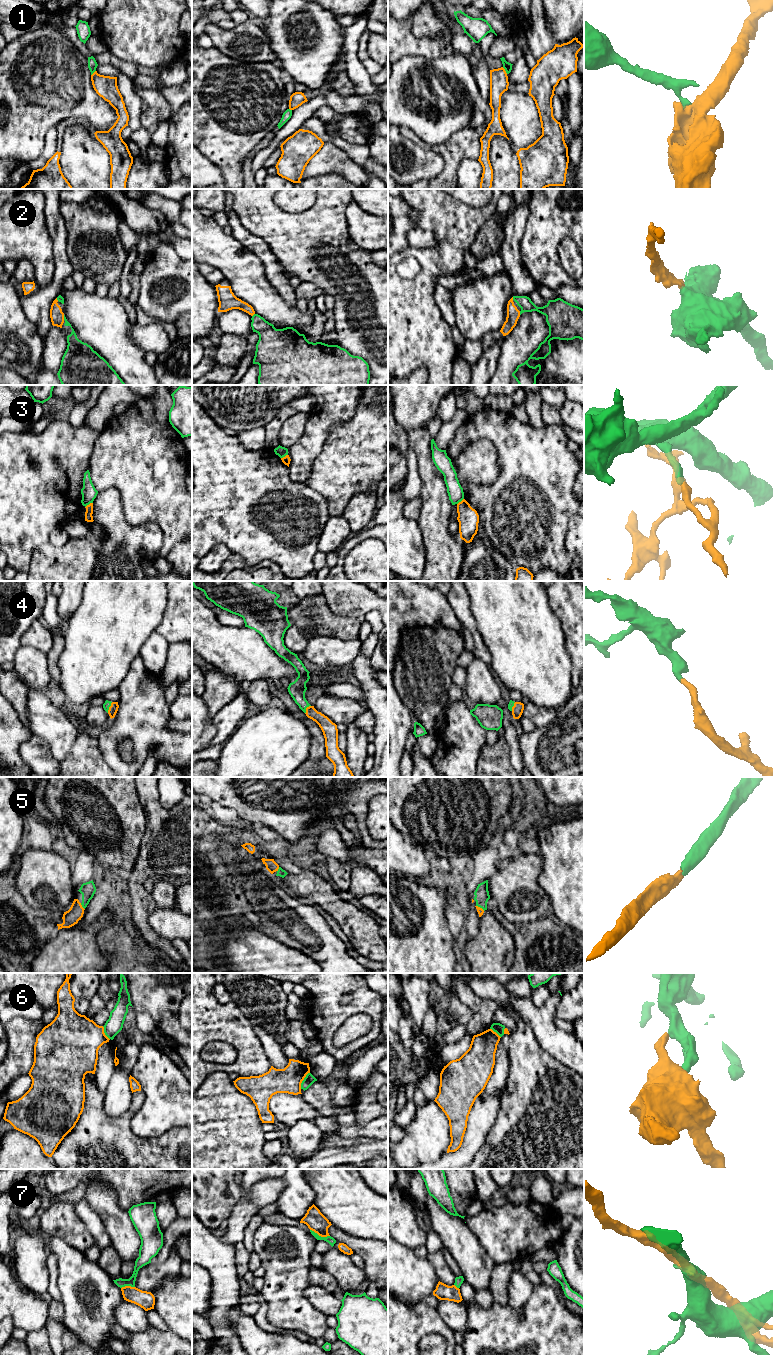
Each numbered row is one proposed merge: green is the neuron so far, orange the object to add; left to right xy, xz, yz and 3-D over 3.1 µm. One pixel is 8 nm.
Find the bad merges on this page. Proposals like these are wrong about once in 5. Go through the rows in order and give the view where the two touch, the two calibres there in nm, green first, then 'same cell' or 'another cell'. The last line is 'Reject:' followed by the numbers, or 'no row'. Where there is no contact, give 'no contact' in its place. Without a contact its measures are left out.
1: yz | 70/150 nm | another cell
2: xy | 130/110 nm | same cell
3: xy | 120/60 nm | another cell
4: xy | 60/70 nm | same cell
5: xy | 120/130 nm | same cell
6: xz | 80/200 nm | another cell
7: xz | 60/160 nm | another cell
Reject: 1, 3, 6, 7

